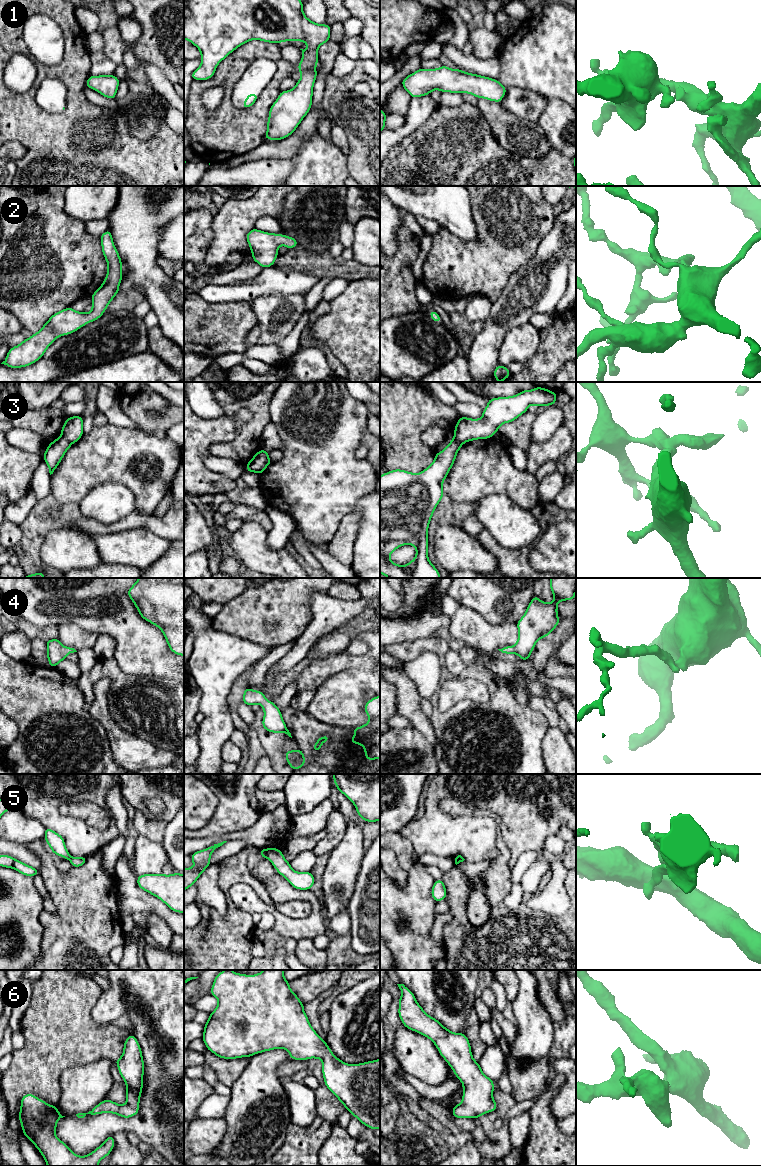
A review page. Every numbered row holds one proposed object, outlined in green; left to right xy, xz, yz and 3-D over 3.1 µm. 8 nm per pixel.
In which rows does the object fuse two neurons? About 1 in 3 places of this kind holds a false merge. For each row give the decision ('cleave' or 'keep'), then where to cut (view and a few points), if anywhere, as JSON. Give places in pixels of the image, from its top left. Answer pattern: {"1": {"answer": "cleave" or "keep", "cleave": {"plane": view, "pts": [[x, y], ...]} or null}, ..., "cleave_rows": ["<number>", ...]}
{"1": {"answer": "keep", "cleave": null}, "2": {"answer": "keep", "cleave": null}, "3": {"answer": "cleave", "cleave": {"plane": "xy", "pts": [[60, 436], [64, 437], [71, 444]]}}, "4": {"answer": "keep", "cleave": null}, "5": {"answer": "cleave", "cleave": {"plane": "xy", "pts": [[71, 857], [68, 858]]}}, "6": {"answer": "keep", "cleave": null}, "cleave_rows": ["3", "5"]}

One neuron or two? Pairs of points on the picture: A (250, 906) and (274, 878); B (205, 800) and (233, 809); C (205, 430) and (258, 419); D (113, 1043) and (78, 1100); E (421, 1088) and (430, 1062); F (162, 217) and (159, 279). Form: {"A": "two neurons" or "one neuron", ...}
{"A": "one neuron", "B": "two neurons", "C": "two neurons", "D": "two neurons", "E": "two neurons", "F": "one neuron"}

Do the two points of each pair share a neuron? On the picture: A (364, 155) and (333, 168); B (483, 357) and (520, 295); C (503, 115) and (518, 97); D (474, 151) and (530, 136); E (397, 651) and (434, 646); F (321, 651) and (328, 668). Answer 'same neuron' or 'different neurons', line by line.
A: different neurons
B: same neuron
C: different neurons
D: different neurons
E: same neuron
F: different neurons

